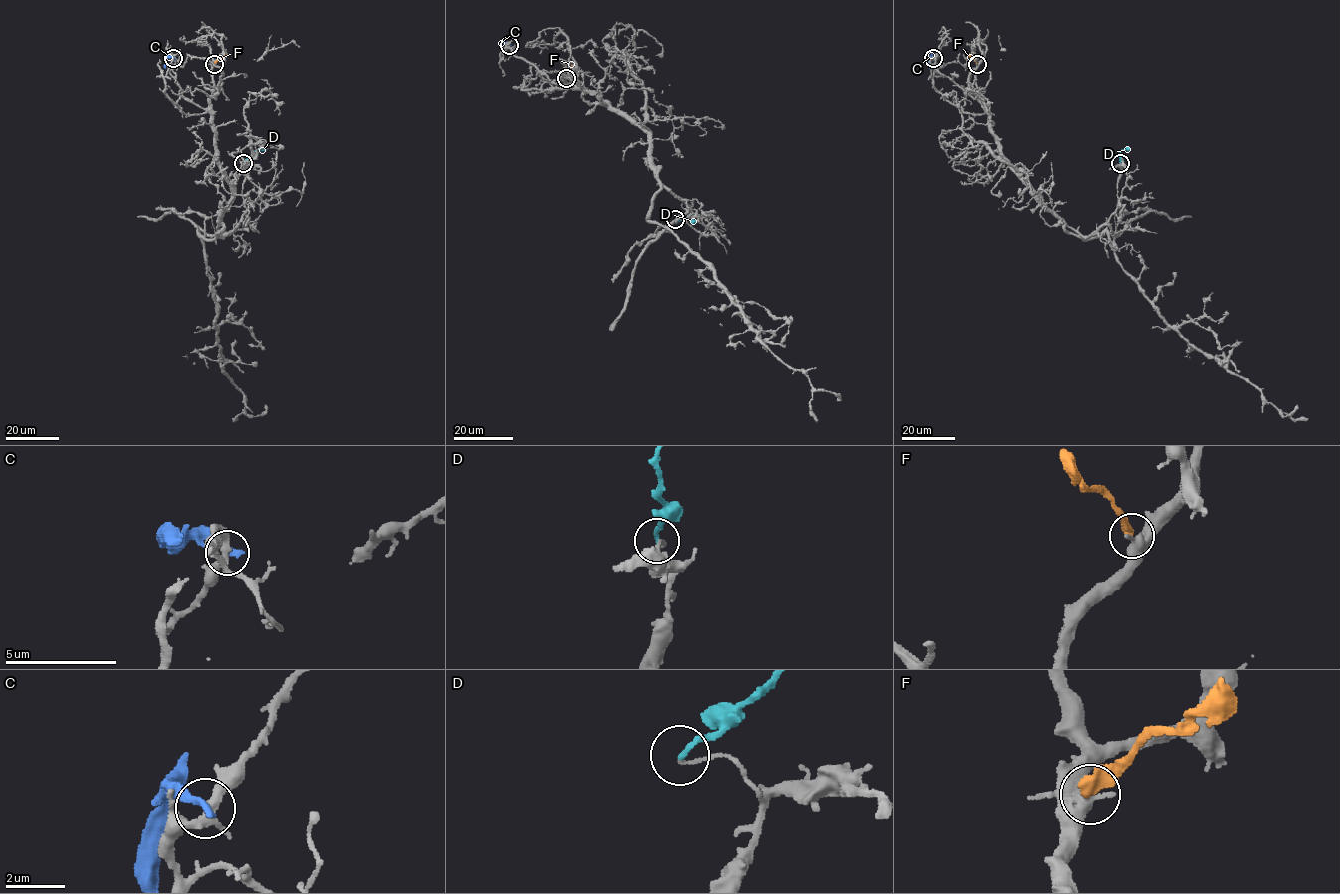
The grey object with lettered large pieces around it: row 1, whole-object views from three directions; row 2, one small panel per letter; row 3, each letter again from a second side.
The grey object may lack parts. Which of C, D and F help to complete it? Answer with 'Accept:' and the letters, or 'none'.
Accept: none

